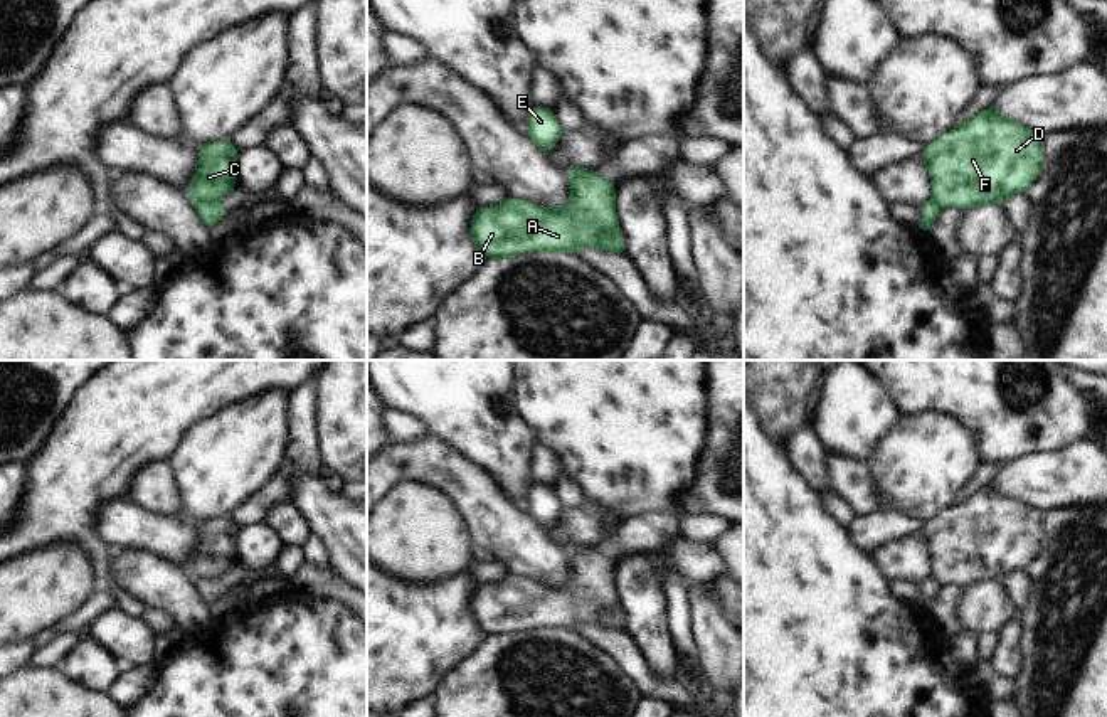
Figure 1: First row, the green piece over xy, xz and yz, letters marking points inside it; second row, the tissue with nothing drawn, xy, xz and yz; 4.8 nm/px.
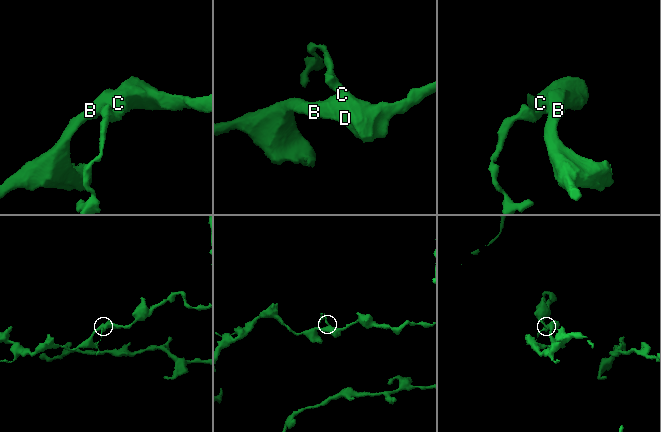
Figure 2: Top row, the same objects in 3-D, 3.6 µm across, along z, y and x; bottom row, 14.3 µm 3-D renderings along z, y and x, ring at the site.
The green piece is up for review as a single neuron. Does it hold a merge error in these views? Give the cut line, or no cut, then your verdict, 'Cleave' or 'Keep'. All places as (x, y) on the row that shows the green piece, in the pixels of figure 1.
Split along xy (192, 197), (219, 202). Cleave.

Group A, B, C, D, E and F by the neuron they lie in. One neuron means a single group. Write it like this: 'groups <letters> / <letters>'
groups A B C D F / E

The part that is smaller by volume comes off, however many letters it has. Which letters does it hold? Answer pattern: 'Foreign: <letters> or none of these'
Foreign: E

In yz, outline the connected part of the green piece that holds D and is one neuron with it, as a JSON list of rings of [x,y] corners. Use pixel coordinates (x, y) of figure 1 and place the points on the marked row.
[[[994,106],[924,146],[932,199],[962,210],[1026,194],[1041,173],[1045,136]]]

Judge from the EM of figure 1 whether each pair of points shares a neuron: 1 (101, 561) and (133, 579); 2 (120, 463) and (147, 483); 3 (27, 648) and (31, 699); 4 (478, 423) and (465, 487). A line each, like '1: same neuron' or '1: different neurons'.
1: different neurons
2: different neurons
3: different neurons
4: different neurons

